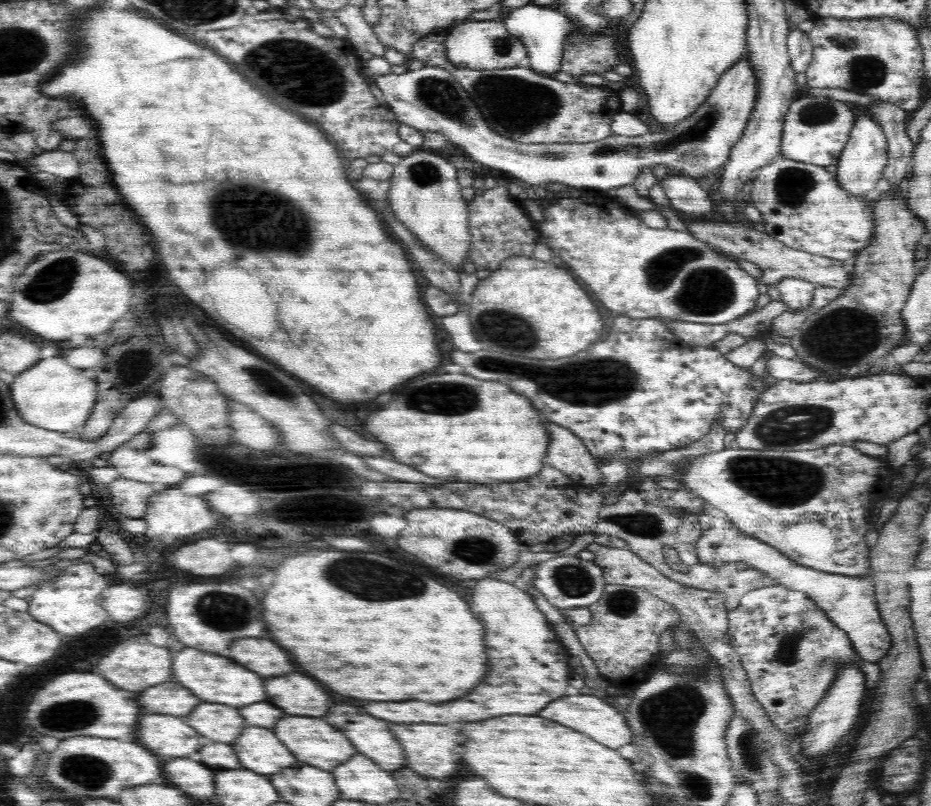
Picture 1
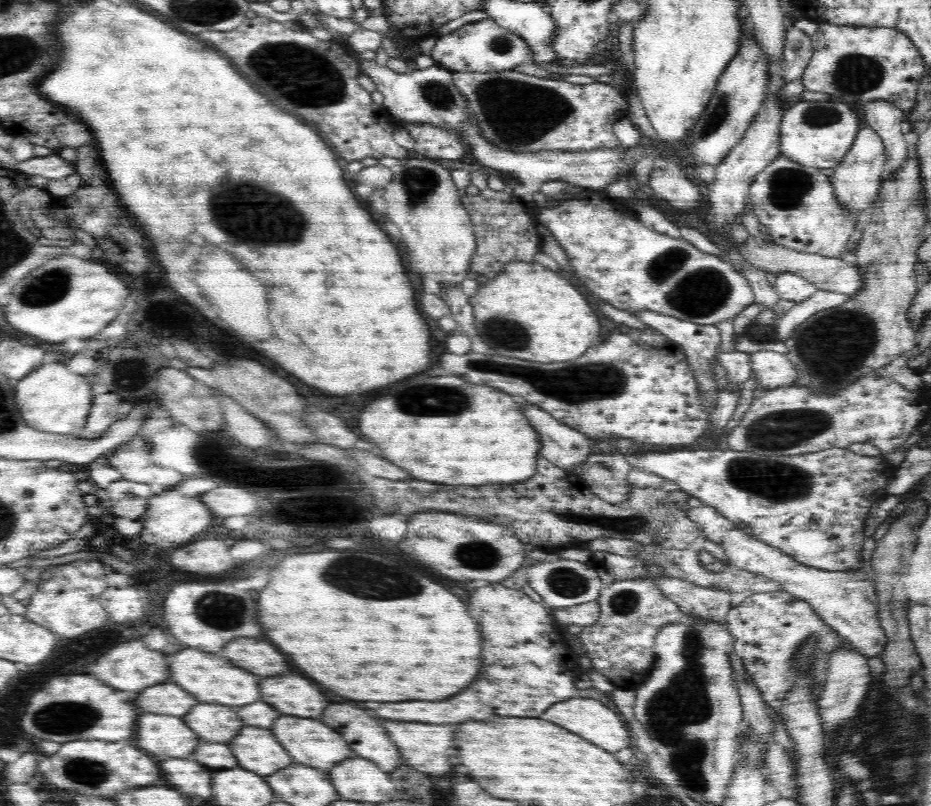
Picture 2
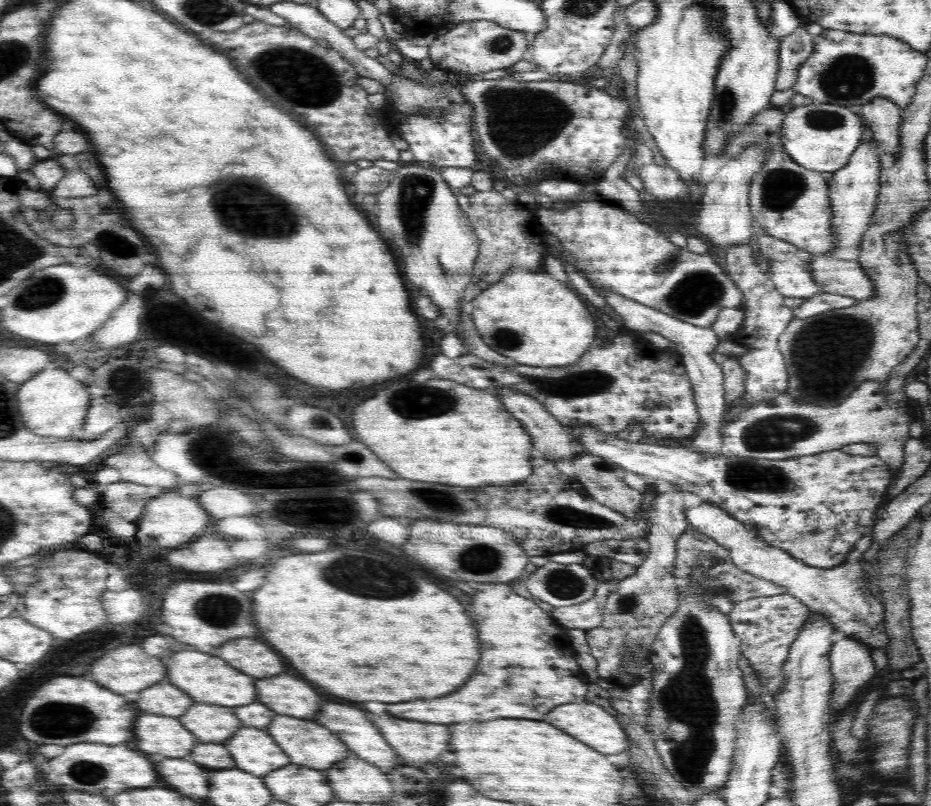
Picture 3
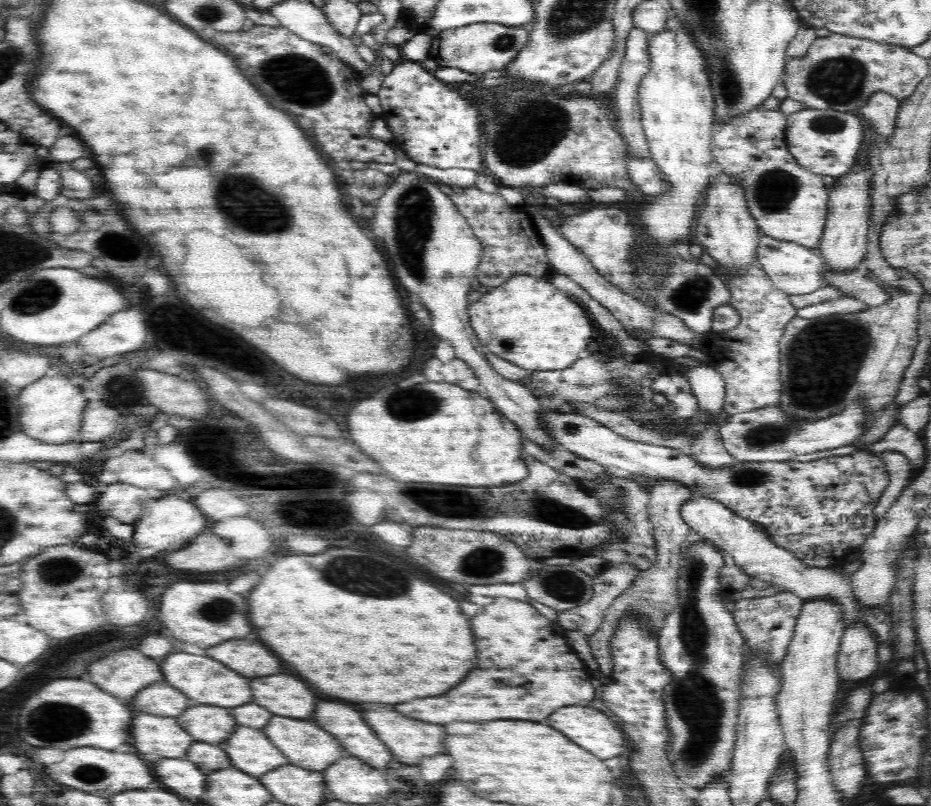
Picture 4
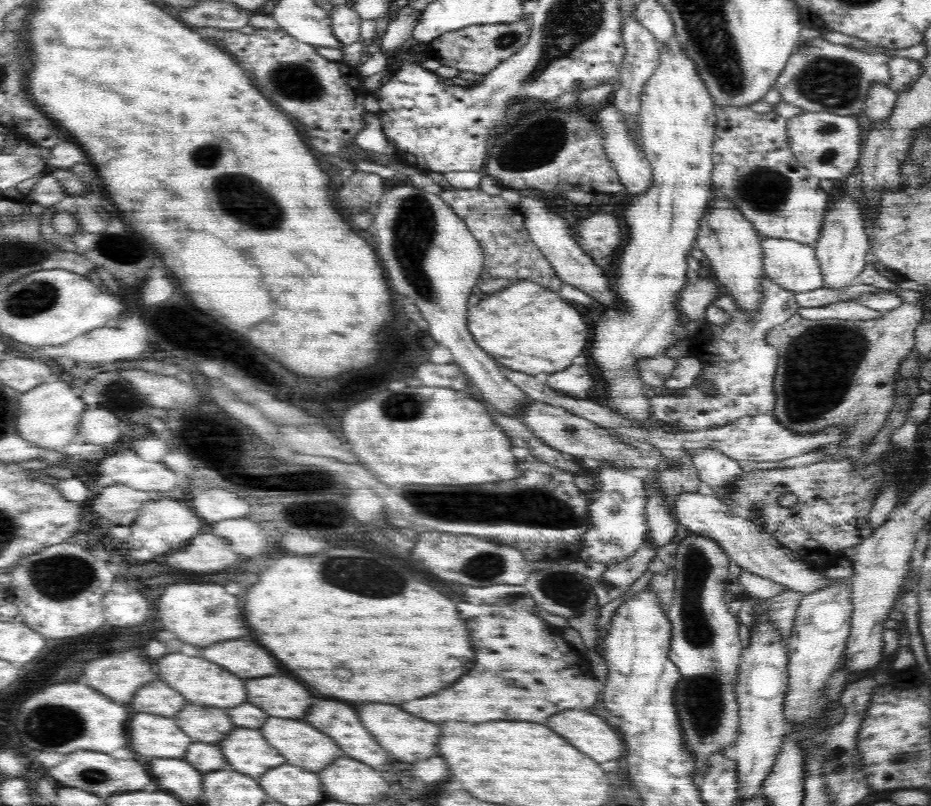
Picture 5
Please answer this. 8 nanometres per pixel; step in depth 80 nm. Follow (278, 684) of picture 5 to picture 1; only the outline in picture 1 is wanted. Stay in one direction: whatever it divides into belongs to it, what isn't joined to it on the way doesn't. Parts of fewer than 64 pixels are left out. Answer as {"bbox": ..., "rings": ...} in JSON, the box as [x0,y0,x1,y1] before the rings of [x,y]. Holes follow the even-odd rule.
{"bbox":[268,674,332,716],"rings":[[[292,674],[286,680],[268,684],[268,692],[280,696],[278,706],[294,716],[324,716],[332,704],[330,694],[312,678]]]}

